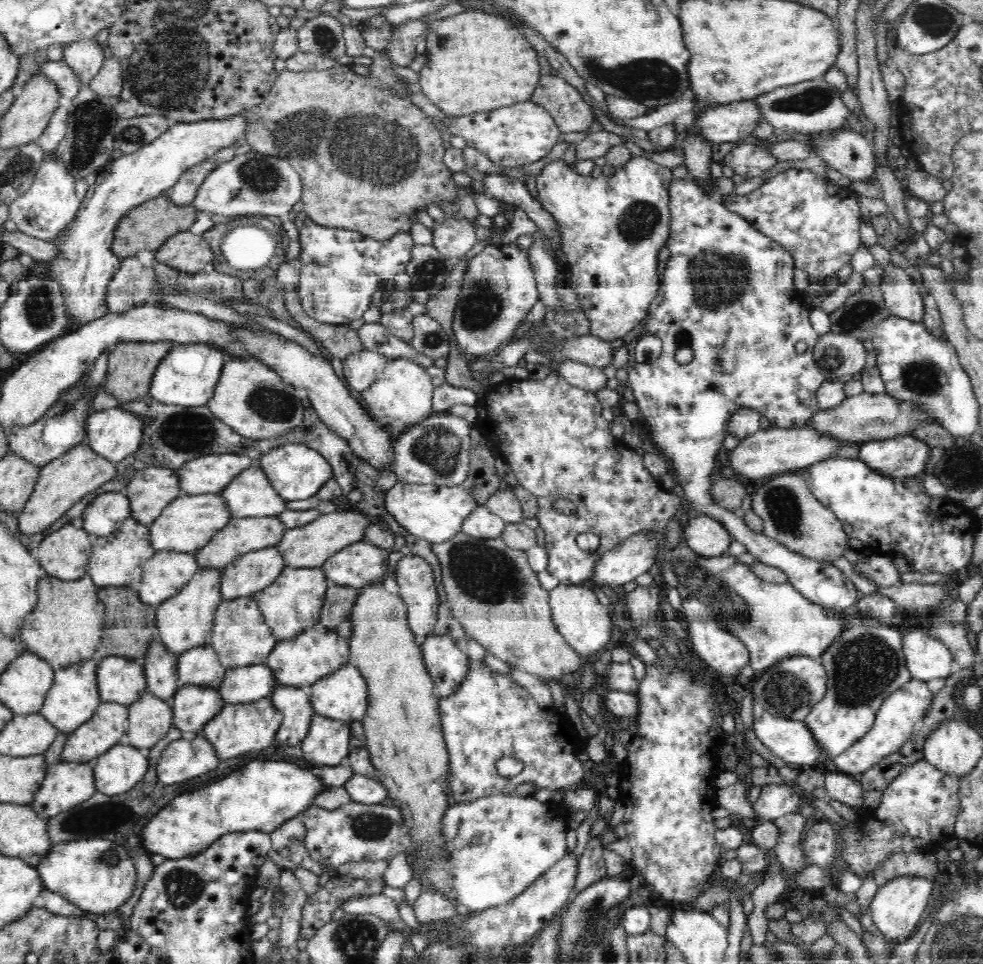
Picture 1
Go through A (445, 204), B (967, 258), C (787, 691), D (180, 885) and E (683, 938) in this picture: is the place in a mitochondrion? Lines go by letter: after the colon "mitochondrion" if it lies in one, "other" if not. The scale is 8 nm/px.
A: other
B: other
C: mitochondrion
D: mitochondrion
E: other

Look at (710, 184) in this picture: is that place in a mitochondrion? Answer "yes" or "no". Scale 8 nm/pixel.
no

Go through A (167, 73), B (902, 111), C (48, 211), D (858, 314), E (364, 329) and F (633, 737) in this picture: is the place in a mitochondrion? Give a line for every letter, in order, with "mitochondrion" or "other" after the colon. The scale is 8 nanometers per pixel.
A: mitochondrion
B: other
C: other
D: mitochondrion
E: other
F: other

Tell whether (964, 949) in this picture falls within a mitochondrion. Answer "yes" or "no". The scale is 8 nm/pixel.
yes

